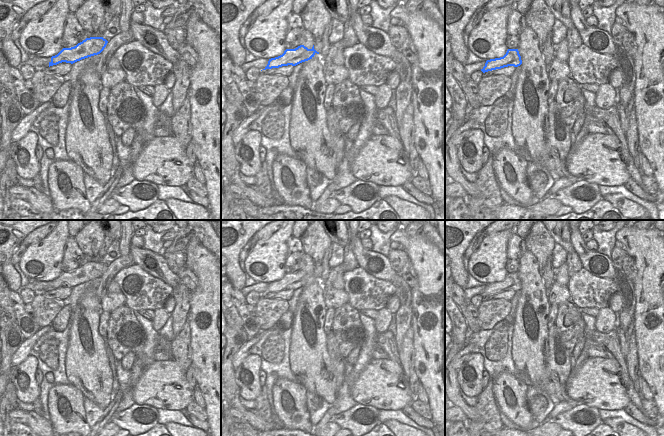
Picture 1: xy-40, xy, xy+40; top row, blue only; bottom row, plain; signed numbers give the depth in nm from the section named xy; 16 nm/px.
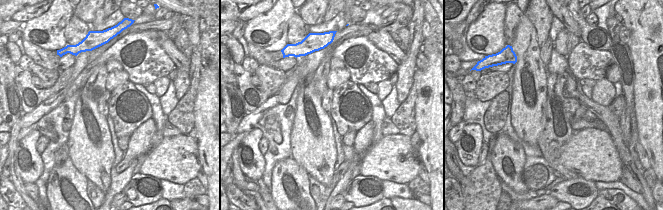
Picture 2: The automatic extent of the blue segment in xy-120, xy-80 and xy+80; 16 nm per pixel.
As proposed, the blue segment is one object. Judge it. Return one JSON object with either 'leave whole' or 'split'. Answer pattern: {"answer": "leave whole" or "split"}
{"answer": "leave whole"}

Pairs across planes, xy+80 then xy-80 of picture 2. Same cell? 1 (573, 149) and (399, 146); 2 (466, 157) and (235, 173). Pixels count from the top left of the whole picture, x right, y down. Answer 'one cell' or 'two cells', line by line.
1: one cell
2: two cells

